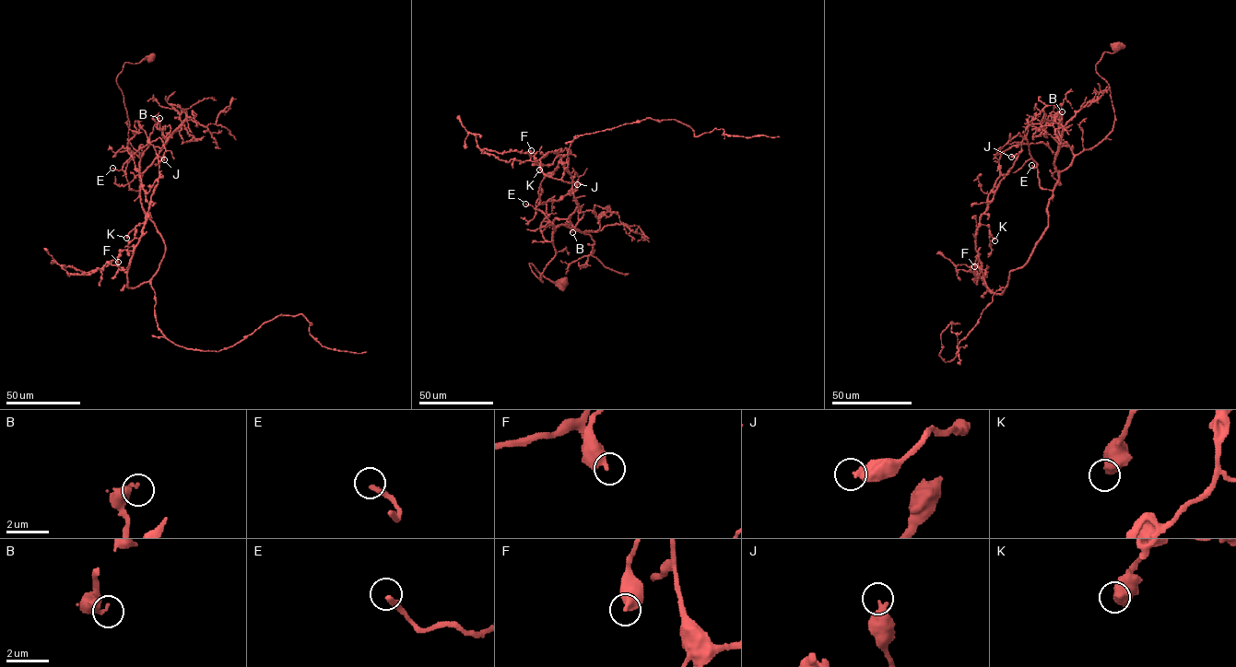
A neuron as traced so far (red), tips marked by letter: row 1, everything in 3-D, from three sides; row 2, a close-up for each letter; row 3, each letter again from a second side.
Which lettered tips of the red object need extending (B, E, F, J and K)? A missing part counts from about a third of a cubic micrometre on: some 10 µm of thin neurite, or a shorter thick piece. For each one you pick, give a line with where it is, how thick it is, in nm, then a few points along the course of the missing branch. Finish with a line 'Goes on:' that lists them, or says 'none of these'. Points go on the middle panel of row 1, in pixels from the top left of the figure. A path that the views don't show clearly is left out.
Goes on: none of these

